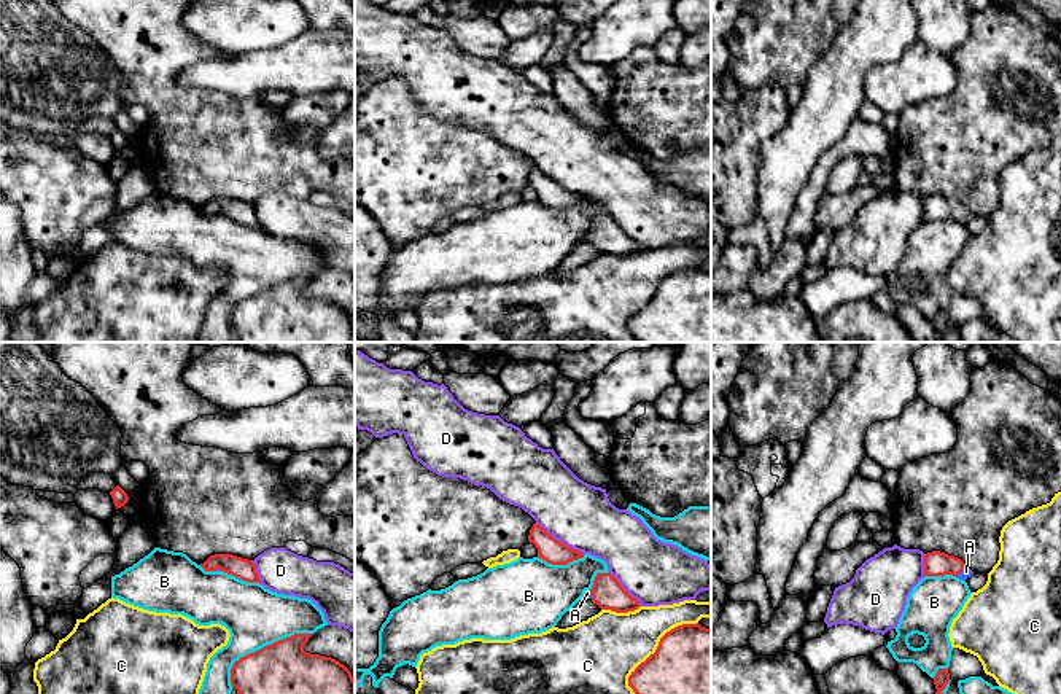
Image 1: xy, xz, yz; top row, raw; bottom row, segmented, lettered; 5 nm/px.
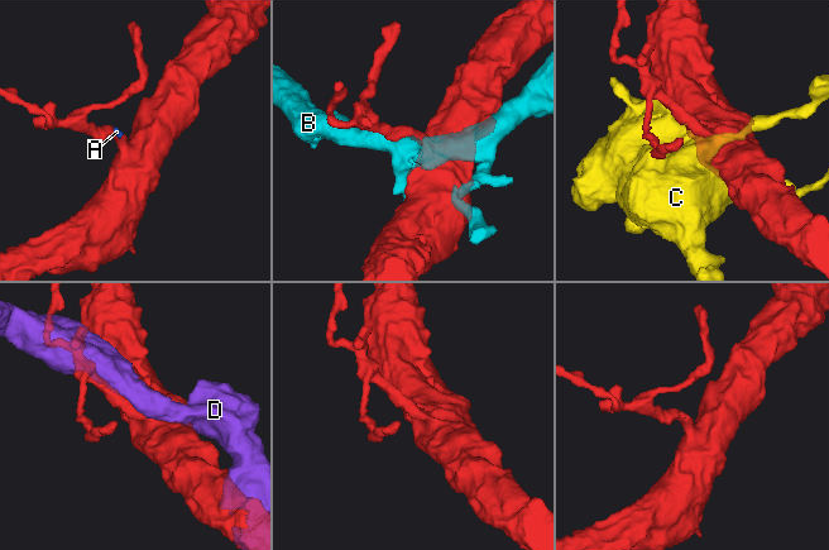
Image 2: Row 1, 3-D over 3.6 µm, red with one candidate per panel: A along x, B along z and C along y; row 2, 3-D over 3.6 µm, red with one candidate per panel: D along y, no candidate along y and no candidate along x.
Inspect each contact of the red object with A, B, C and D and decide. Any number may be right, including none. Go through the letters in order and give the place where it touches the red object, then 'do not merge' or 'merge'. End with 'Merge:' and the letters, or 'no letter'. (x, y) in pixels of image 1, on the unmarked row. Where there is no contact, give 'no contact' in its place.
A: yz (963, 212) | merge
B: xy (261, 292) | do not merge
C: xz (656, 295) | do not merge
D: xz (559, 185) | do not merge
Merge: A

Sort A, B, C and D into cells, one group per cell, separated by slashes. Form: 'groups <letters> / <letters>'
groups A / B / C / D

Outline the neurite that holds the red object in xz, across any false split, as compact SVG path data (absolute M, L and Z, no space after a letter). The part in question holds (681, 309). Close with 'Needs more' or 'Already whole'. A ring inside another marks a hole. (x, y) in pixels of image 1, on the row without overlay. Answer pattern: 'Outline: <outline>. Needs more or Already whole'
Outline: M682 267L667 275L655 293L628 320L639 342L711 342L711 272Z. Already whole

